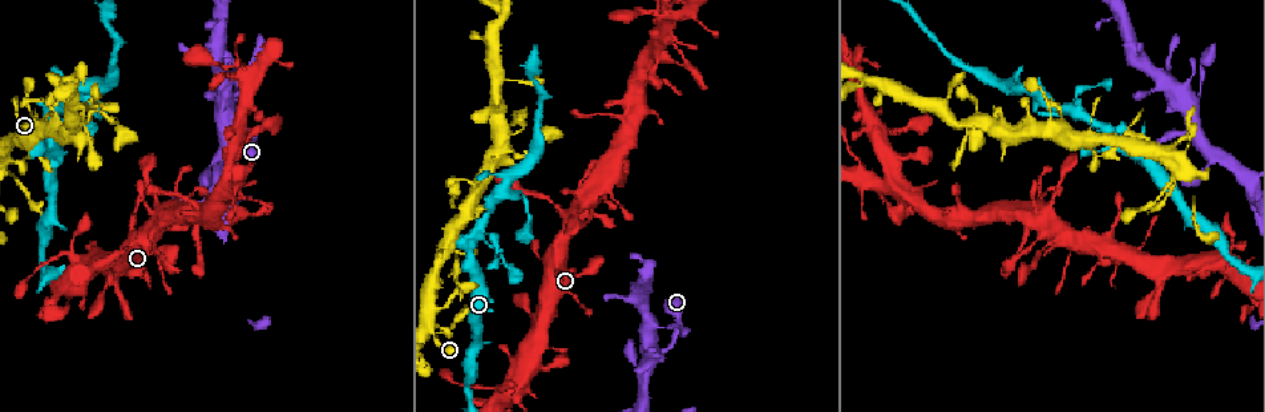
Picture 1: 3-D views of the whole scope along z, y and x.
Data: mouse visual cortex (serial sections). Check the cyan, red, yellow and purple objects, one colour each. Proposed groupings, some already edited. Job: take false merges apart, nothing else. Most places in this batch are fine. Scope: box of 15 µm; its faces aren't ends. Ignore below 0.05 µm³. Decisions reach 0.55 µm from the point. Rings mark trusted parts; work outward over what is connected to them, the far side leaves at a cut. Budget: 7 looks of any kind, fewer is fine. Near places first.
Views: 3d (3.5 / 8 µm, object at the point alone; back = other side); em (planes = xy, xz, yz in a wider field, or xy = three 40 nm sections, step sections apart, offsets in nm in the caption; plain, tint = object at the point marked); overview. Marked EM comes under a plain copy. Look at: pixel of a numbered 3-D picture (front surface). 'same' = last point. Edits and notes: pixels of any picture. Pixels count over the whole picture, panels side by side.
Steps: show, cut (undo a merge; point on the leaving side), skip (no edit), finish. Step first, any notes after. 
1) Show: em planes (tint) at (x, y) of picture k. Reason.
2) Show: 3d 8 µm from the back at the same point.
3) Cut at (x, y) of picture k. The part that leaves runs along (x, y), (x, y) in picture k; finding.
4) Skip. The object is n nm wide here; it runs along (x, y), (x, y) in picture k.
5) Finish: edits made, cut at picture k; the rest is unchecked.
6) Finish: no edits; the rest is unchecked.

Show: 3d 3.5 µm at (438, 332) of picture 1. Thick turns thin.

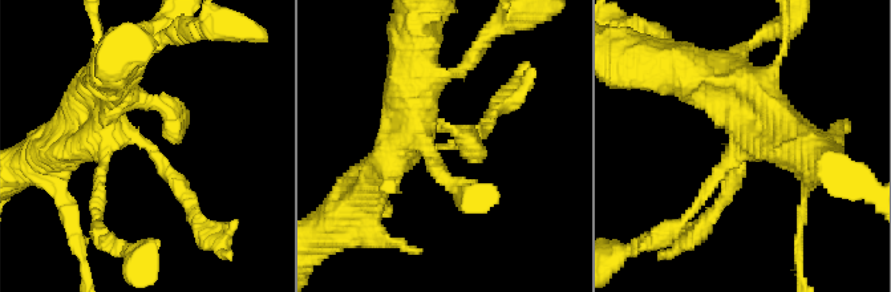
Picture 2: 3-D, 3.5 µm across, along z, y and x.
Show: em xy step 3 (tint) at (132, 140) of picture 2. 3 arms meet here; the arms are 150, 200, 450 nm wide.

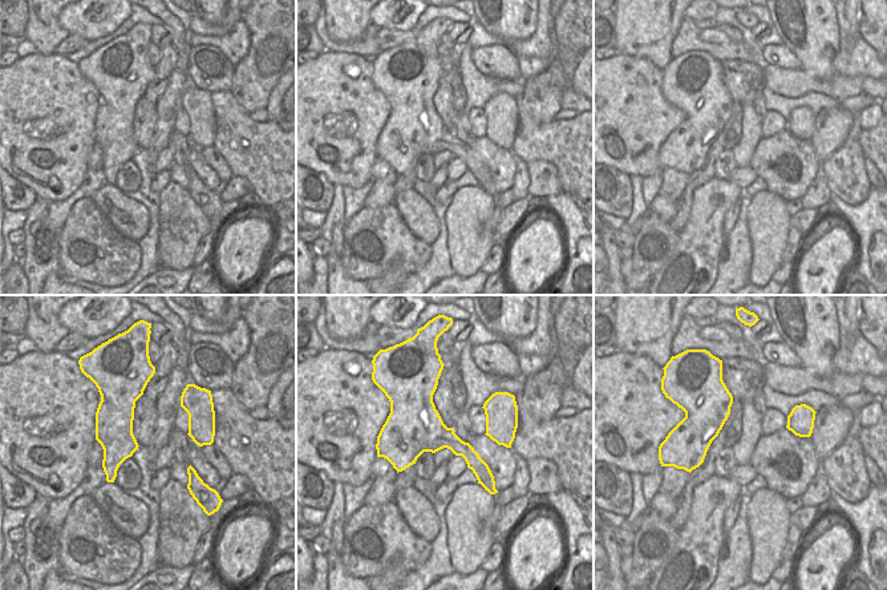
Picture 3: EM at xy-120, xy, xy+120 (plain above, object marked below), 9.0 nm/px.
Show: em xy step 2 (tint) at the same point.

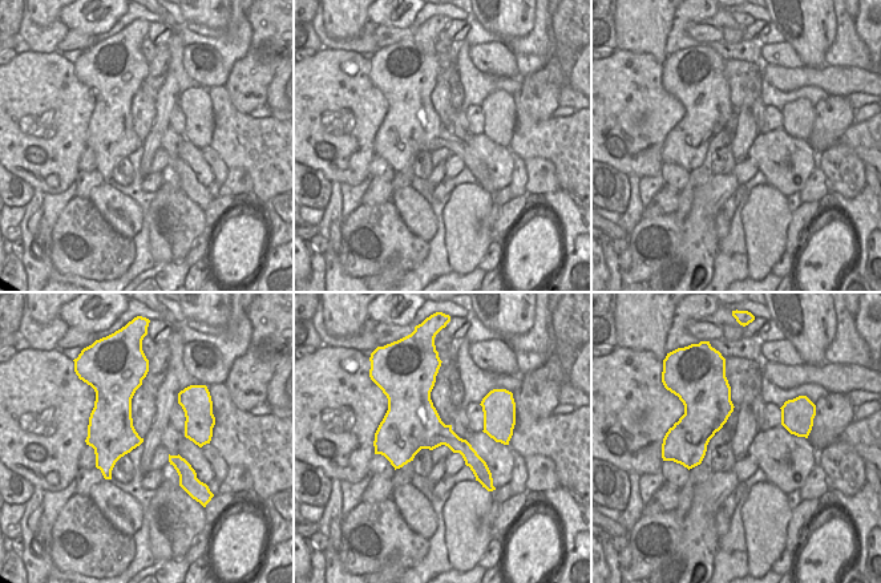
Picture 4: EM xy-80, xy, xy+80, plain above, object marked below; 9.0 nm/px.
Skip. It runs along (116, 72), (104, 124), (153, 153), (185, 202) in picture 2; one cell here.

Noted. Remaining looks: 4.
Show: 3d 3.5 µm from the back at (448, 244) of picture 1. Arms part here.

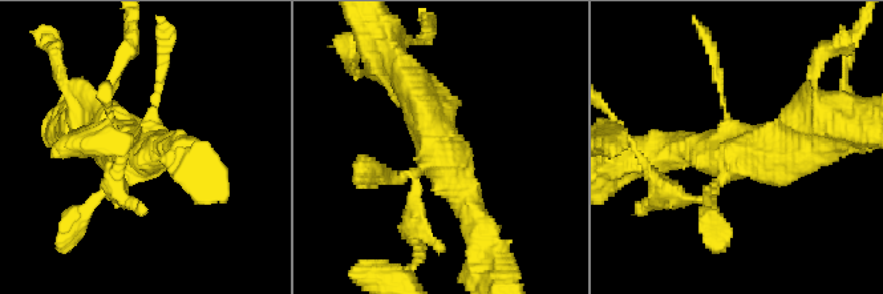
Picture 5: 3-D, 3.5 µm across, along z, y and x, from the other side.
Skip. It runs along (478, 224), (409, 81) in picture 5; one cell here.

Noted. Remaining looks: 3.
Show: 3d 3.5 µm at (623, 120) of picture 1.

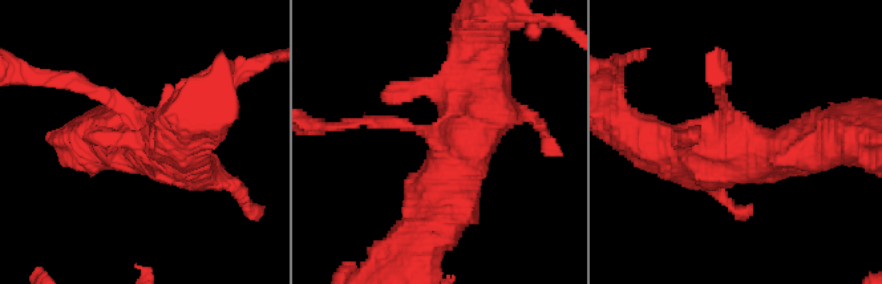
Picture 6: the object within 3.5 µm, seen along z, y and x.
Show: em xy step 2 (tint) at (137, 128) of picture 6.

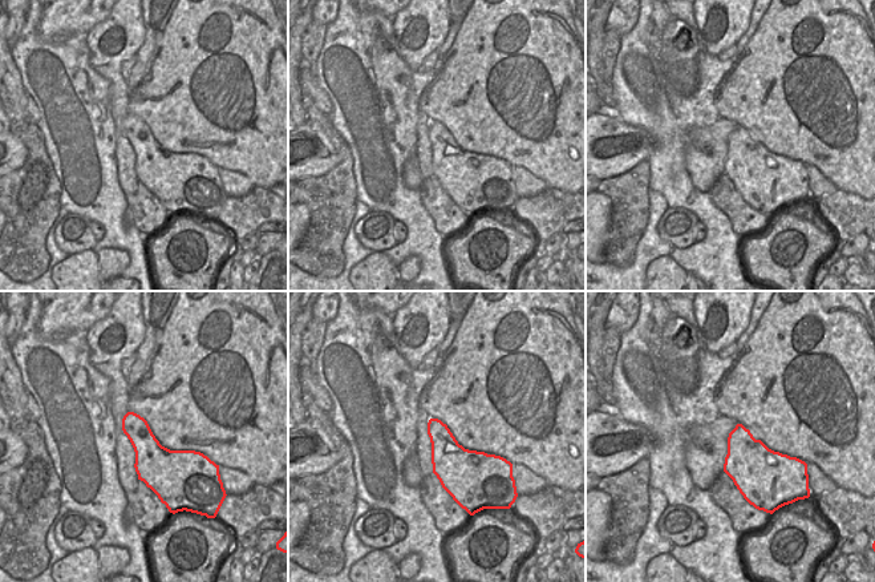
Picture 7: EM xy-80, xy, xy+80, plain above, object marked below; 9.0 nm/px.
Skip. The object is 360 nm wide here; it runs along (446, 202), (482, 80), (482, 43) in picture 6; all the same cell.

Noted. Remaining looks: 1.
Finish: no edits; the rest is unchecked.

